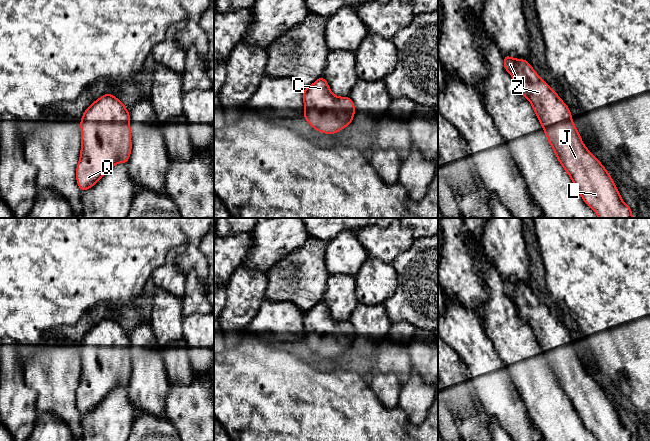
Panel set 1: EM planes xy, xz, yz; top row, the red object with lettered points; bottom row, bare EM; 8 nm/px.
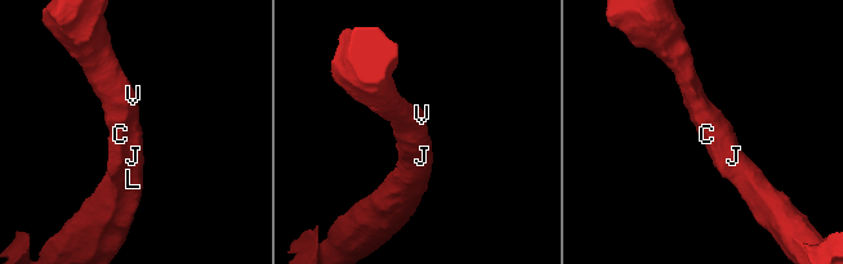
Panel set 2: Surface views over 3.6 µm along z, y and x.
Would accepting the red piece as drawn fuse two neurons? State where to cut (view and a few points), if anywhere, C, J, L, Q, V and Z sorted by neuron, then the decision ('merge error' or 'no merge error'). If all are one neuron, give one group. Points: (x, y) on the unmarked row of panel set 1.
no cut; C J L Q V Z; no merge error

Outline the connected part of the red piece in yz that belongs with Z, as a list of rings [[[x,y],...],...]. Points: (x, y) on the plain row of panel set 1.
[[[504,278],[504,292],[512,299],[519,317],[530,325],[557,383],[575,408],[583,425],[595,435],[598,441],[633,441],[630,430],[623,426],[610,398],[583,368],[571,344],[572,339],[568,330],[557,317],[538,300],[526,284],[514,283]]]

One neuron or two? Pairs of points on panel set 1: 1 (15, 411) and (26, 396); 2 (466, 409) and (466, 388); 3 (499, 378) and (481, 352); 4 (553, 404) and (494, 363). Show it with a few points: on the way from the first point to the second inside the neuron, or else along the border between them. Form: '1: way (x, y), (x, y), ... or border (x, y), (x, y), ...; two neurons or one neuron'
1: way (16, 407), (22, 400); one neuron
2: way (466, 404), (466, 393); one neuron
3: way (493, 372), (481, 358); one neuron
4: border (492, 345), (496, 354), (506, 365); two neurons

